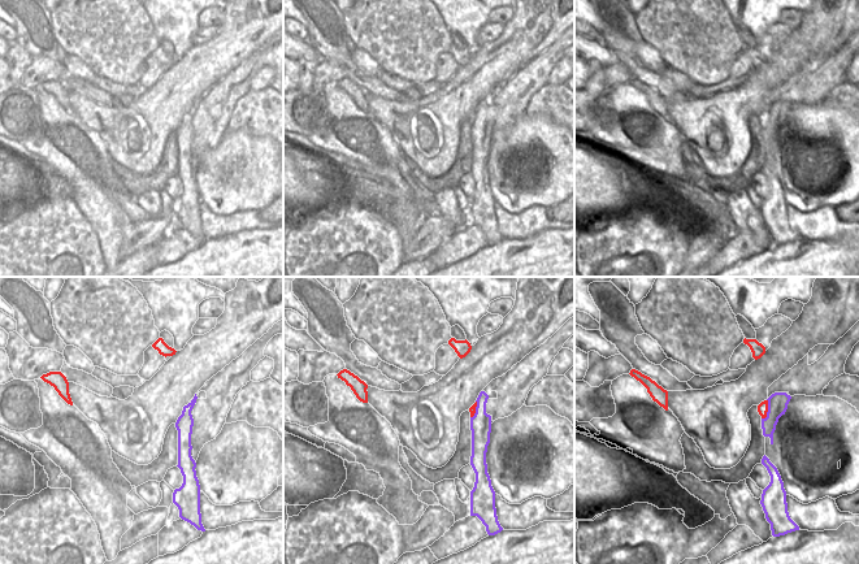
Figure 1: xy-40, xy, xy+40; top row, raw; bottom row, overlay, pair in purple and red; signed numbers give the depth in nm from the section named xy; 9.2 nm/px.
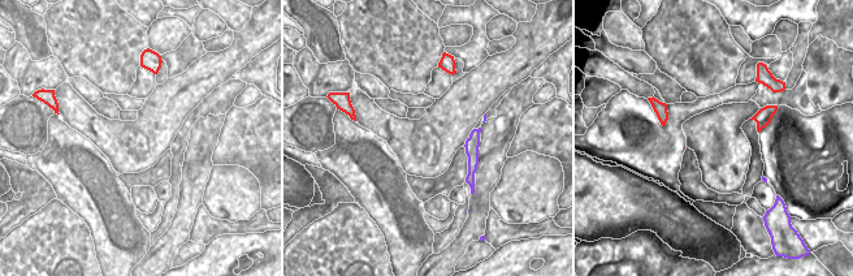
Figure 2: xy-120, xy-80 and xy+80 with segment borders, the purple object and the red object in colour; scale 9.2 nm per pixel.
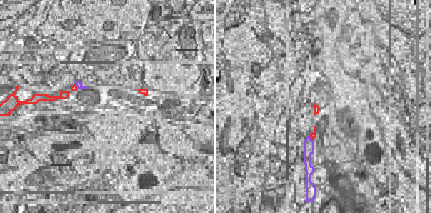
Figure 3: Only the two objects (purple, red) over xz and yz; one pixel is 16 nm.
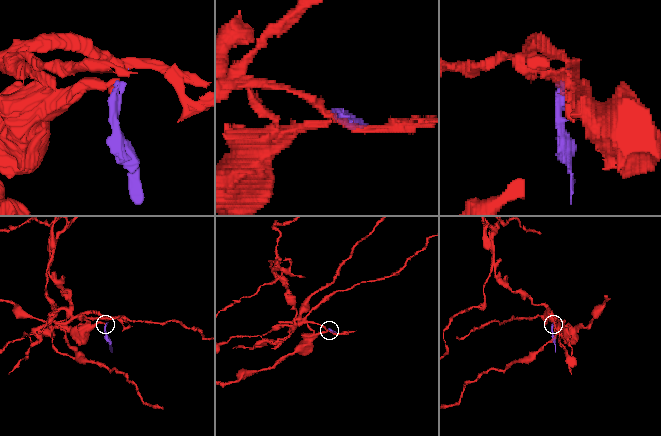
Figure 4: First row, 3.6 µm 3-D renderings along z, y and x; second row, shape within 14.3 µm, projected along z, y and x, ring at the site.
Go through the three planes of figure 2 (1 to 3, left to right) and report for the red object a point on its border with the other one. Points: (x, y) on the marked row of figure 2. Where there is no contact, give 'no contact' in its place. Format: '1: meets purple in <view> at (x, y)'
1: no contact
2: no contact
3: no contact

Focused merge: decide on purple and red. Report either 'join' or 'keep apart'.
keep apart

